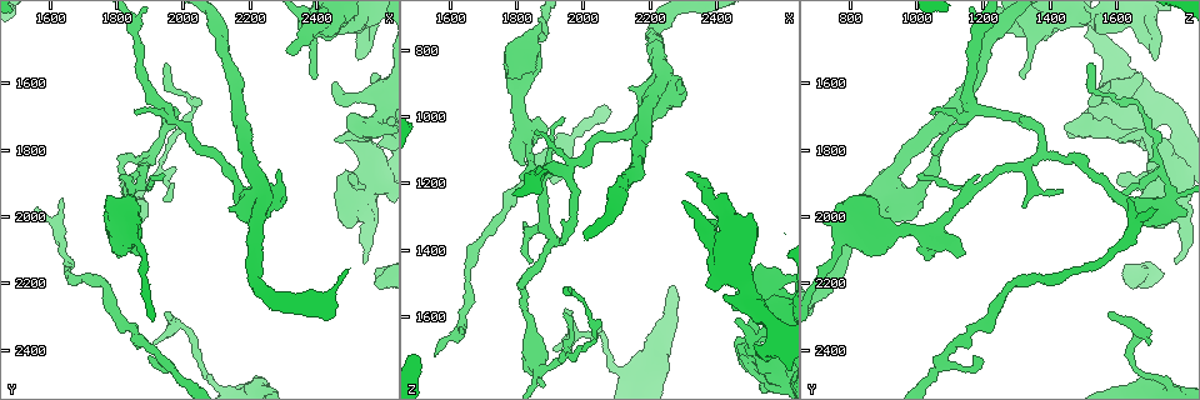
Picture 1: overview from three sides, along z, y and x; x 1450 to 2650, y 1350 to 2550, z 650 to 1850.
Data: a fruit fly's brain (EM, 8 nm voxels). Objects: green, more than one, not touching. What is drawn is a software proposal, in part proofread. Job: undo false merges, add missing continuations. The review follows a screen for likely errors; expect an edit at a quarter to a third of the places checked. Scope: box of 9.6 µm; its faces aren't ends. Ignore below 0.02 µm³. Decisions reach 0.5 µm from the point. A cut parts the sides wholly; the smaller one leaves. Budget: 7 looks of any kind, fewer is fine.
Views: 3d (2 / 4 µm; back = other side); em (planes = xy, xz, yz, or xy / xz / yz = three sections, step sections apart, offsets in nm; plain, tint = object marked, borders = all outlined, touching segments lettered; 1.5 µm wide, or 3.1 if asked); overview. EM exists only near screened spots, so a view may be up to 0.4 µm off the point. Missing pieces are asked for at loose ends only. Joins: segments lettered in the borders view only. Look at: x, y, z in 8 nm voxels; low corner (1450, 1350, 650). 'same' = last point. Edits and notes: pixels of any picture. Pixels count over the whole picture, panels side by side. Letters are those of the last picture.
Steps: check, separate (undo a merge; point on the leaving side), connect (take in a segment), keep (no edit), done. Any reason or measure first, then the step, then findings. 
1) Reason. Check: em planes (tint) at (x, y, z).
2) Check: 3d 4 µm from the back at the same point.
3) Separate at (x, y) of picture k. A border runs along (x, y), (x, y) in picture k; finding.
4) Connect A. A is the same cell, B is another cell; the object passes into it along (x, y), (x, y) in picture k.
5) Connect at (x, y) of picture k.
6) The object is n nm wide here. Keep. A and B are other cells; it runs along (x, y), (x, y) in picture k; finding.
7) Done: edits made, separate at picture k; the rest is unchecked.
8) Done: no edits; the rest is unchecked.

Arms run side by side. Check: 3d 4 µm at (1910, 1810, 1380).

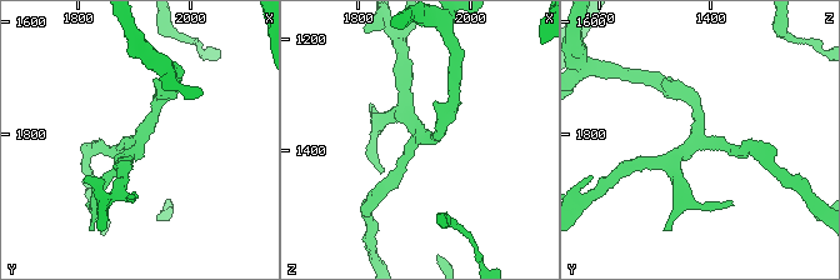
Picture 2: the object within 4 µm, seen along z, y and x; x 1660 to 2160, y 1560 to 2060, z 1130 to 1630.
Shape alone is not enough. Check: em planes (plain) at (1905, 1805, 1375).

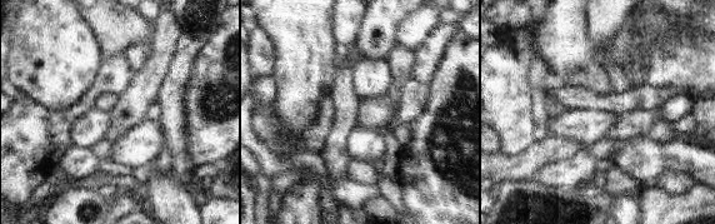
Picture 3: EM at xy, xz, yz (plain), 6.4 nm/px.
What lies round it. Check: em planes (borders) at the same point.

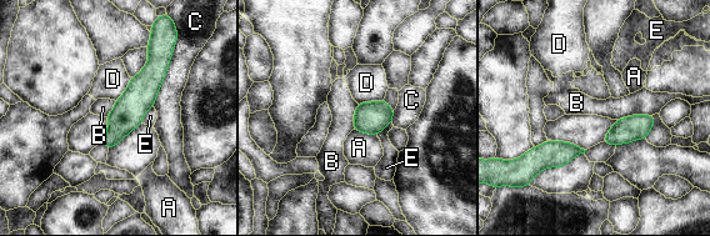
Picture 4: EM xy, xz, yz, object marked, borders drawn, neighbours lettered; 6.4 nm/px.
Keep. A, B, C, D and E are other cells; it runs along (156, 53), (155, 71), (109, 144) in picture 4; one neuron here.

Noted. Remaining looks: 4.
An open end. Check: 3d 2 µm at (2520, 1890, 1600).

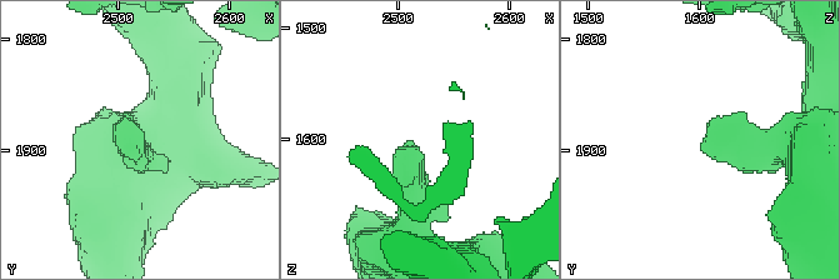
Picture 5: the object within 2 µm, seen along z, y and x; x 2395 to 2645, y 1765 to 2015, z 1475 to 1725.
Shape alone is not enough. Check: em planes (tint) at (2514, 1900, 1600).

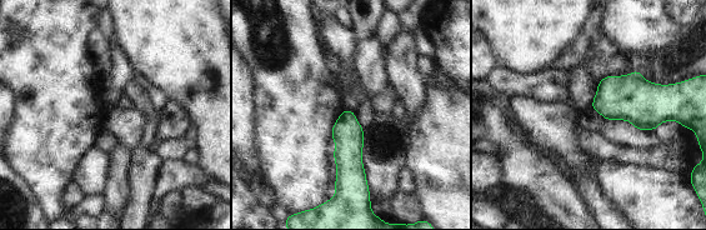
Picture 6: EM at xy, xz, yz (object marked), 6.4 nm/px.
See the neighbours. Check: em planes (borders) at the same point.

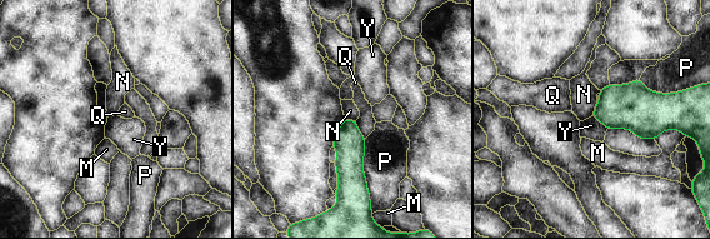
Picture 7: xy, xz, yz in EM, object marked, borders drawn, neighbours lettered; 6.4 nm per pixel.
Keep. M, N, P, Q and Y are other cells; a border runs along (593, 115), (608, 128) in picture 7; no lettered segment goes on from it.

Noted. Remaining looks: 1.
Done: no edits; the rest is unchecked.

